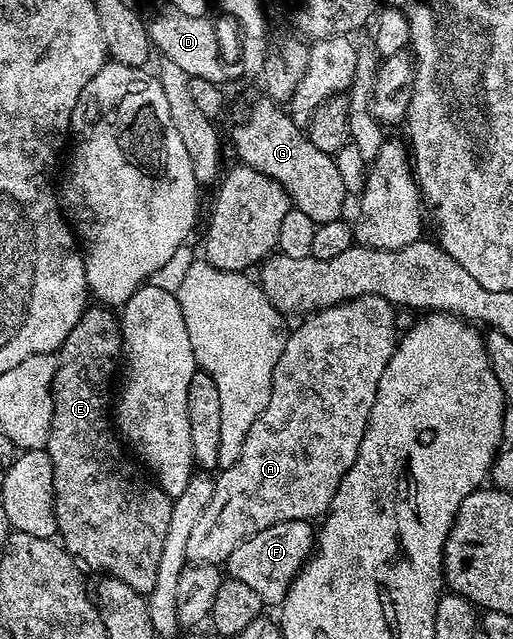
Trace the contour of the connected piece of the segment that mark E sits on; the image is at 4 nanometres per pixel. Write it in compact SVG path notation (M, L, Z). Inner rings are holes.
M103 305L88 306L81 321L73 325L69 337L65 337L63 346L57 352L55 376L51 382L53 421L45 450L53 467L56 532L67 554L78 560L84 568L87 566L95 571L103 571L99 573L123 581L129 585L129 589L146 597L150 595L153 585L157 585L157 561L161 561L165 533L169 533L173 499L146 474L139 475L140 468L130 458L127 460L123 456L124 448L109 418L113 387L111 391L111 379L107 375L114 371L116 374L123 345L123 337L119 334L120 316L111 311L114 310Z

